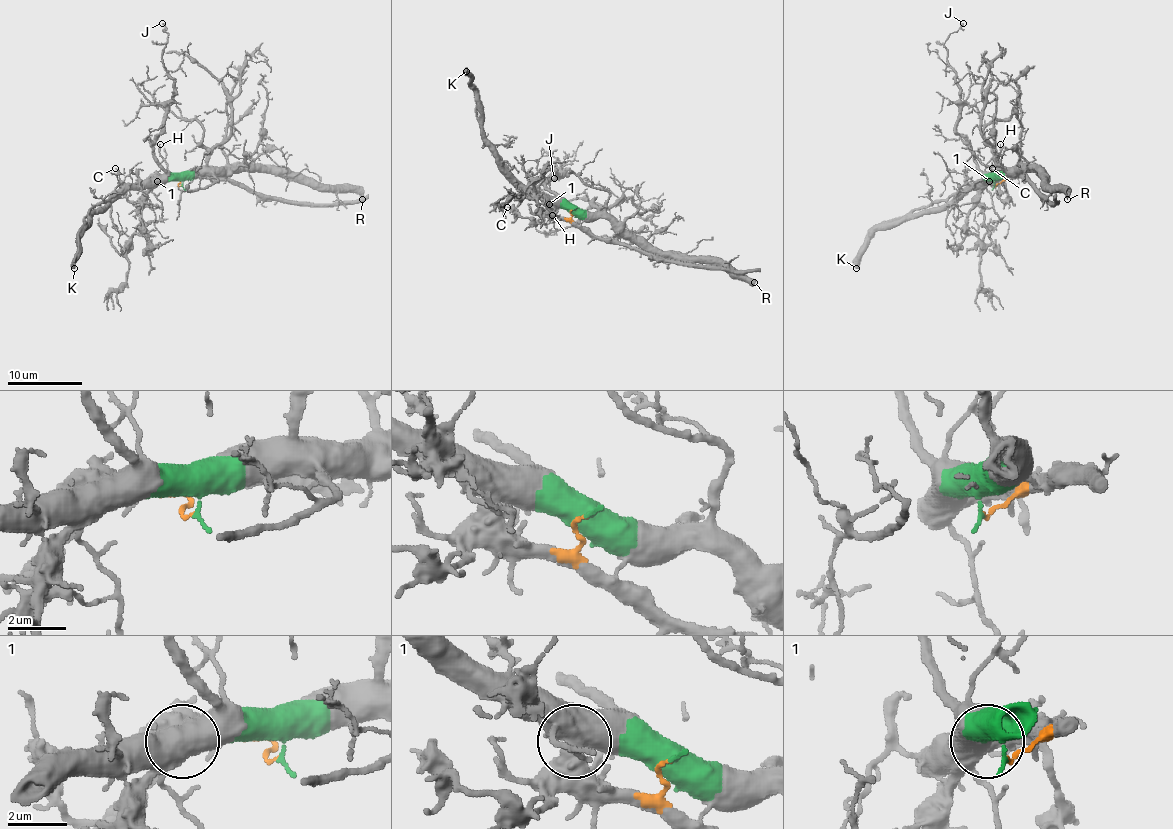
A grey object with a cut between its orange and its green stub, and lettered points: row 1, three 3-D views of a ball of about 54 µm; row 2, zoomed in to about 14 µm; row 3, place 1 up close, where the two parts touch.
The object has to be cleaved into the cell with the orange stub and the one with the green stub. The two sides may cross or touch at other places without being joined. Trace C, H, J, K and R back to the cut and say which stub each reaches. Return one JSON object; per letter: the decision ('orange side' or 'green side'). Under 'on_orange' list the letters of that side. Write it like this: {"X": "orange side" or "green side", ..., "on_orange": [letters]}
{"C": "orange side", "H": "green side", "J": "green side", "K": "green side", "R": "green side", "on_orange": ["C"]}

